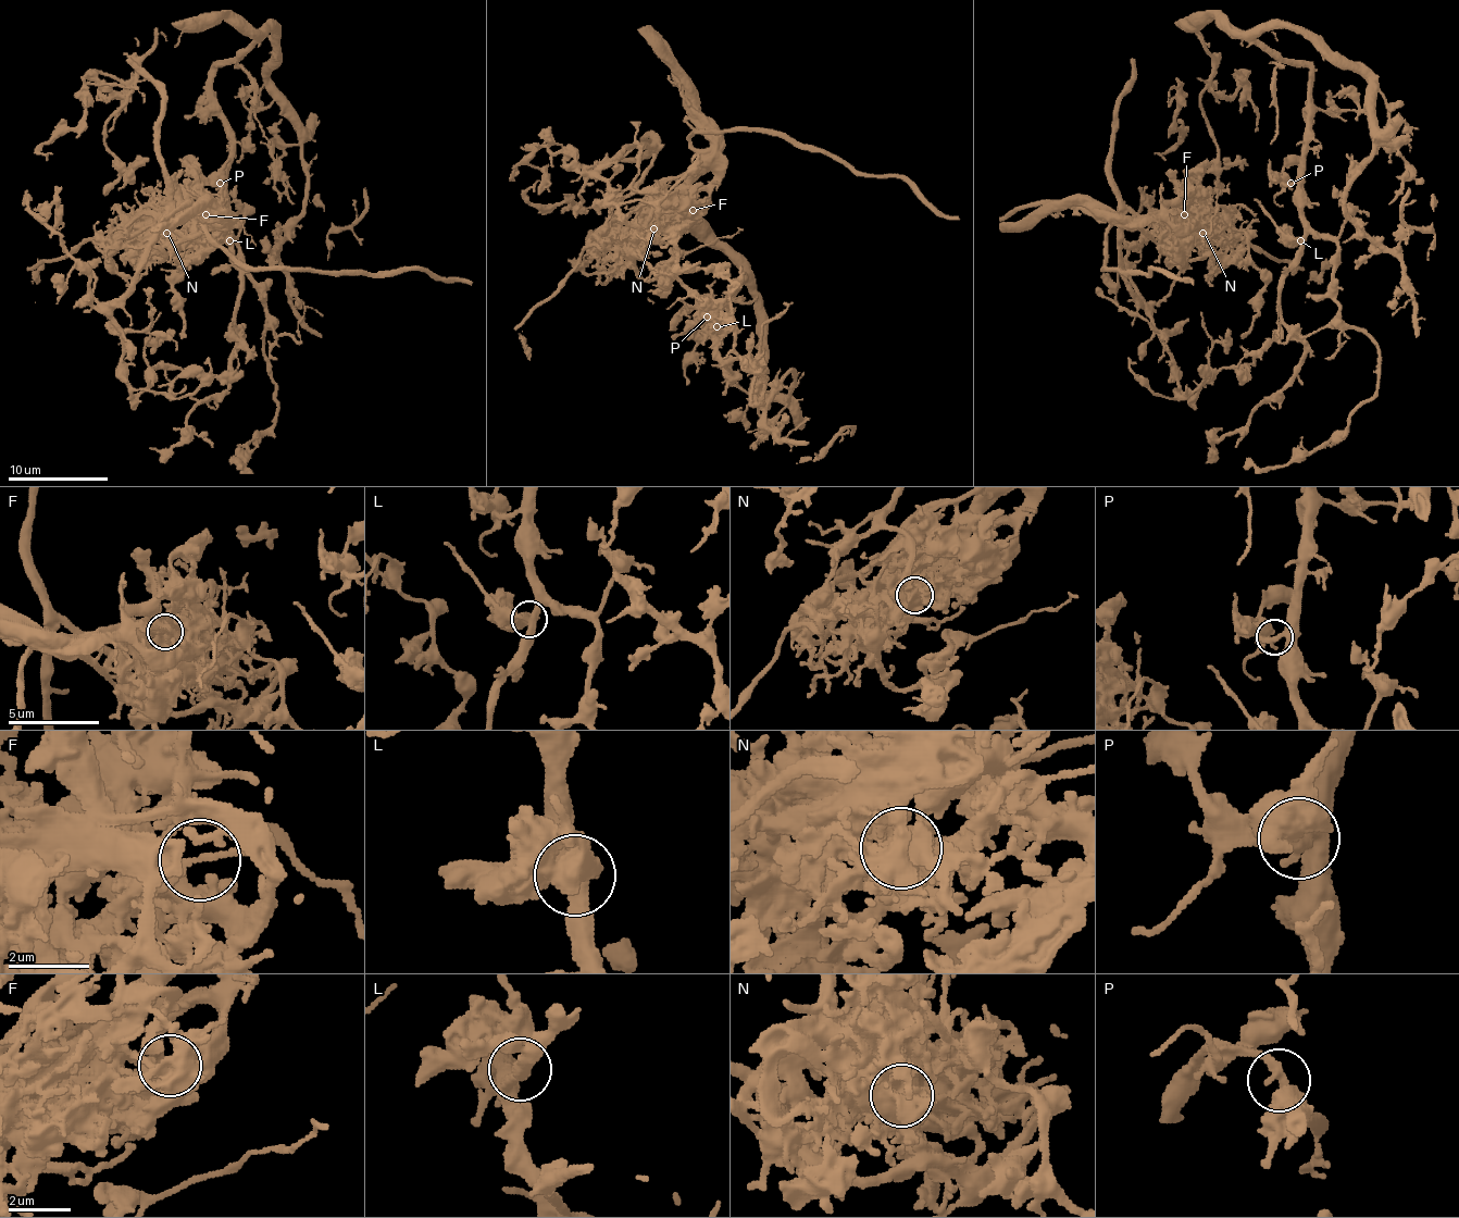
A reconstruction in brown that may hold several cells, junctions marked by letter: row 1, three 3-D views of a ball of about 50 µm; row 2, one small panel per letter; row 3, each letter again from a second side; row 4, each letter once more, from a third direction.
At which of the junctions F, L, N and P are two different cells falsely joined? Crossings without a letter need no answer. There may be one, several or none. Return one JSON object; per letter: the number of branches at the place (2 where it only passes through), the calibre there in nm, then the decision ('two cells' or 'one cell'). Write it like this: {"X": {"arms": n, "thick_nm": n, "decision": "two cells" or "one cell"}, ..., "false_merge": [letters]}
{"F": {"arms": 3, "thick_nm": 150, "decision": "two cells"}, "L": {"arms": 3, "thick_nm": 340, "decision": "one cell"}, "N": {"arms": 2, "thick_nm": 700, "decision": "two cells"}, "P": {"arms": 2, "thick_nm": 300, "decision": "one cell"}, "false_merge": ["F", "N"]}

